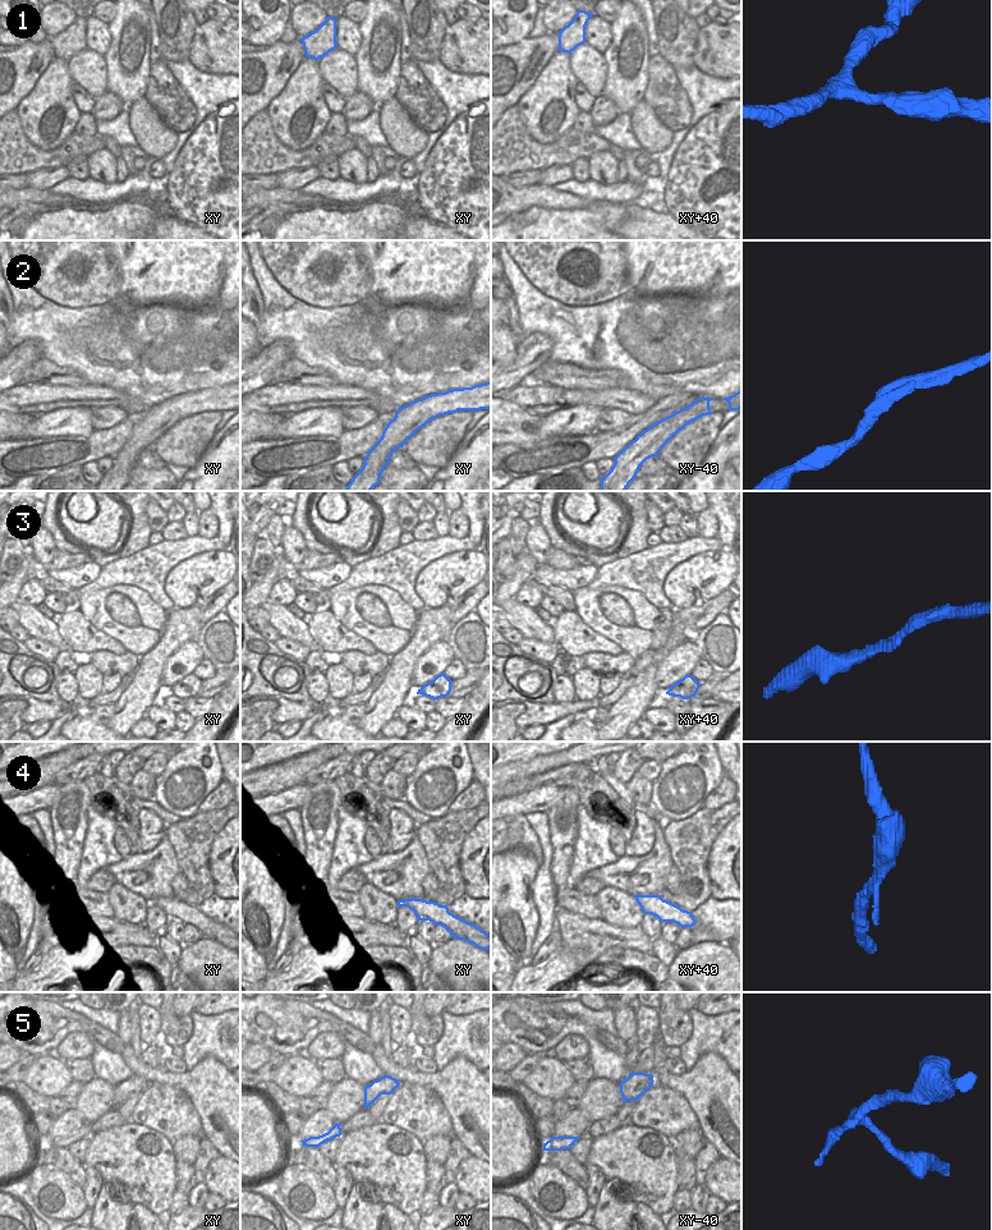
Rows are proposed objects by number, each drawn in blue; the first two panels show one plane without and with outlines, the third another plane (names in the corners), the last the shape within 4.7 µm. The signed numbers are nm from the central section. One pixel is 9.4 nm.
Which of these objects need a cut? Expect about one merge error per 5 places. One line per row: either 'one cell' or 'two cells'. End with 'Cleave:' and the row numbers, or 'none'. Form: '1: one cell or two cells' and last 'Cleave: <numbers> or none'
1: one cell
2: two cells
3: one cell
4: one cell
5: one cell
Cleave: 2

